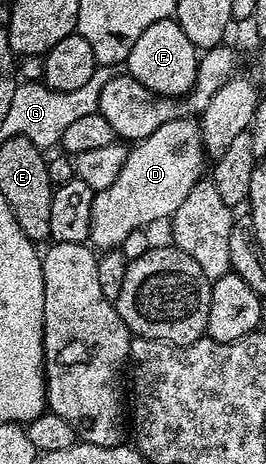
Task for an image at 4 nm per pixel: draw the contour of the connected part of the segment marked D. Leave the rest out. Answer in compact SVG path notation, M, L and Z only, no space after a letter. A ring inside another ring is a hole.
M190 117L160 125L156 133L137 140L127 150L120 177L108 189L95 194L89 242L102 253L118 249L133 230L149 228L149 223L161 219L169 220L180 209L184 197L188 197L192 185L203 178L206 159L208 152L202 144L201 126Z

